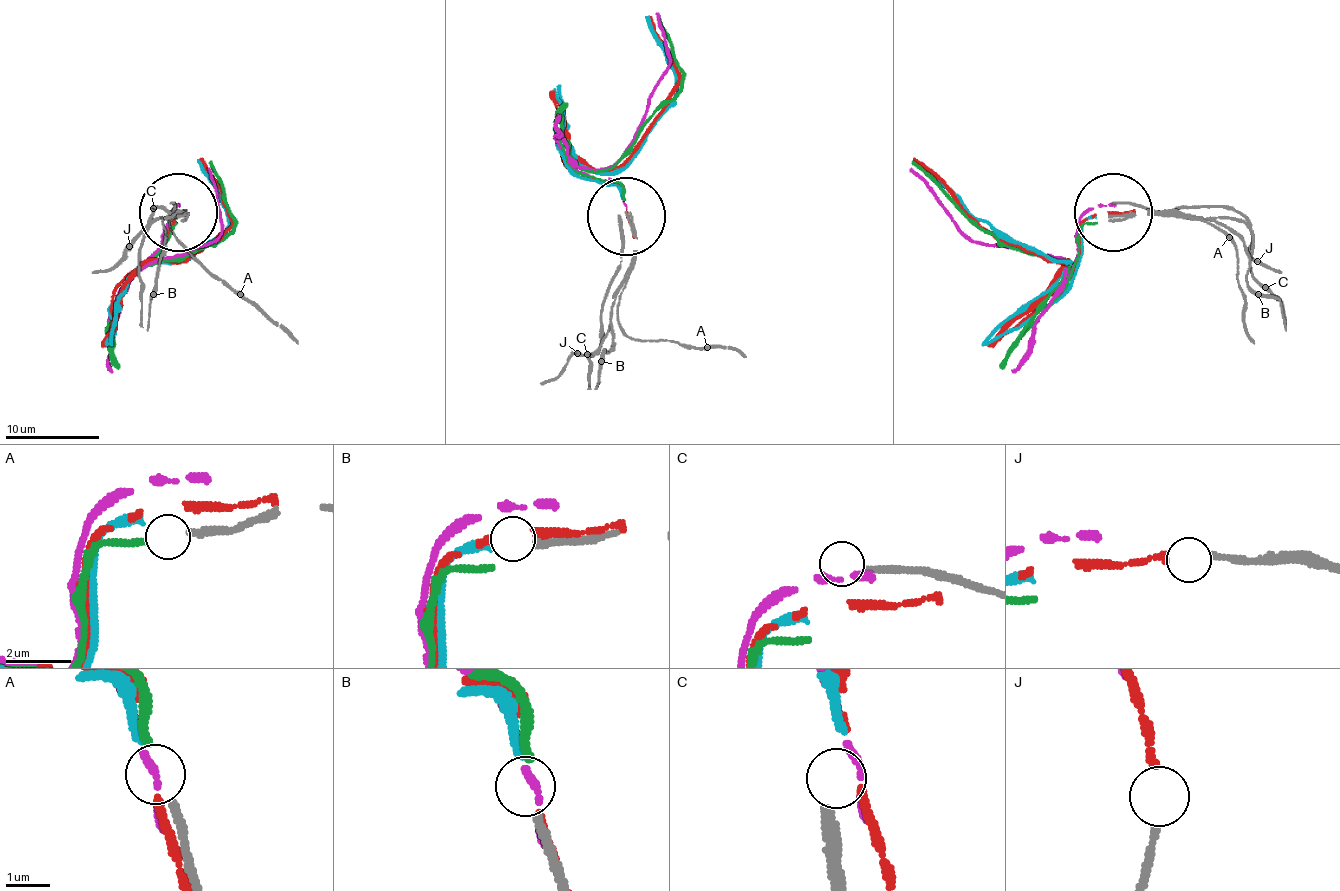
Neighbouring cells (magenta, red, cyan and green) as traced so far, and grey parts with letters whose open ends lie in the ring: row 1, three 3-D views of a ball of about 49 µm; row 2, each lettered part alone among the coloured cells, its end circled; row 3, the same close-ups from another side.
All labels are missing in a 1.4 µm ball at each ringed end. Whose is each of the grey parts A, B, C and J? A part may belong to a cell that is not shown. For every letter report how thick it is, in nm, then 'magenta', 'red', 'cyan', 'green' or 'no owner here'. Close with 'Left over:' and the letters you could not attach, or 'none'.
A: 200 nm | green
B: 240 nm | cyan
C: 260 nm | no owner here
J: 170 nm | red
Left over: C

